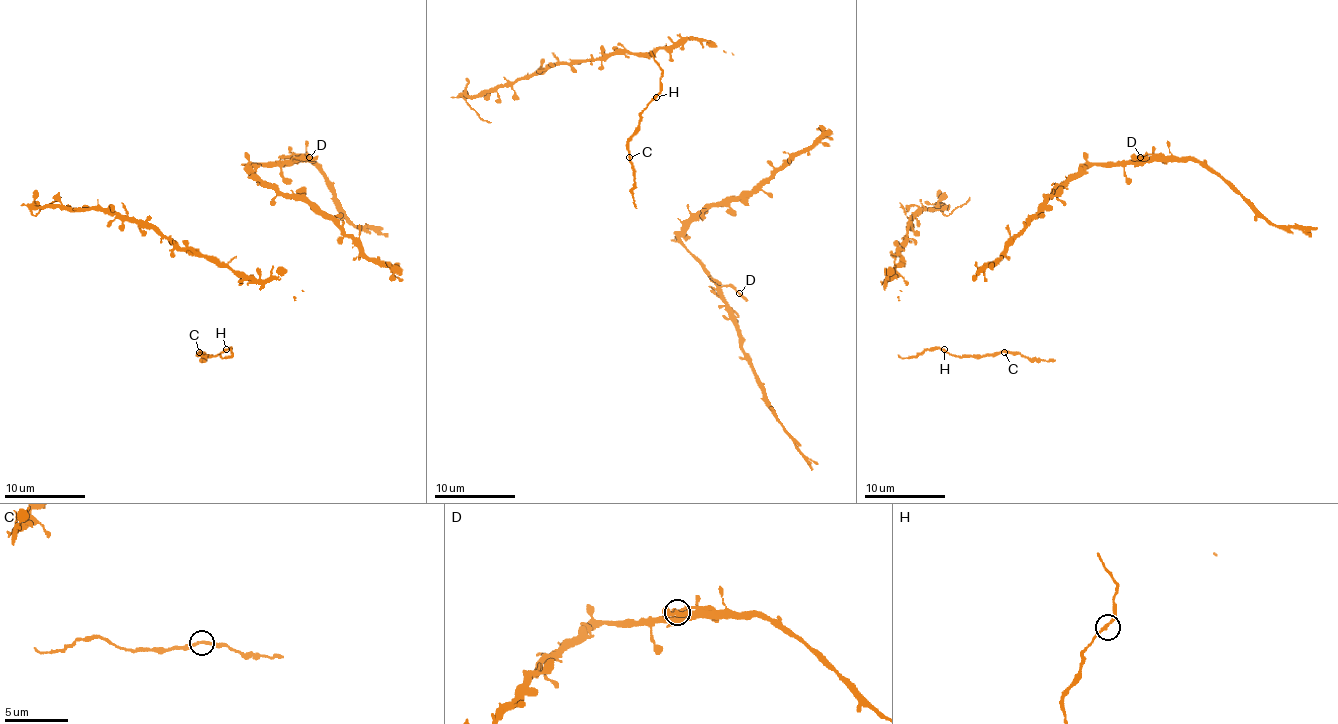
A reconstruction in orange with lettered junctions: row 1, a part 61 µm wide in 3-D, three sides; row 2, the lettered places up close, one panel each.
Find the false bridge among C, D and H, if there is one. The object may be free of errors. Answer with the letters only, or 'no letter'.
no letter

